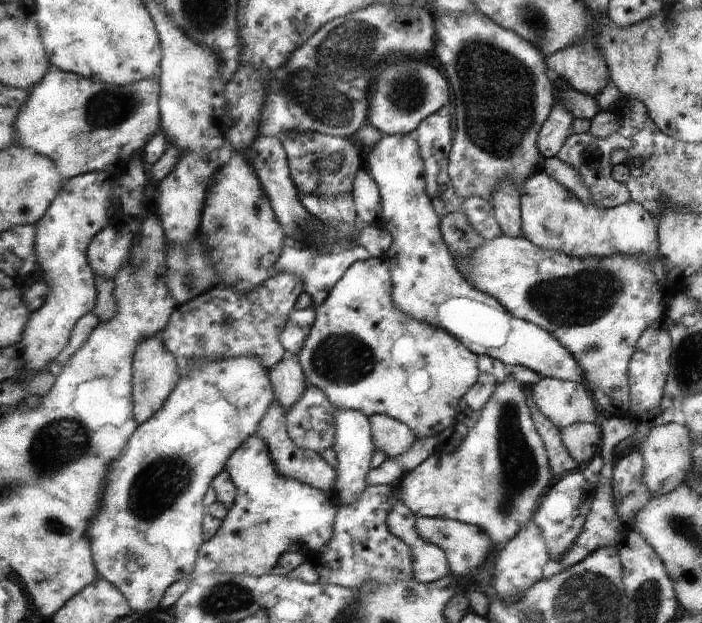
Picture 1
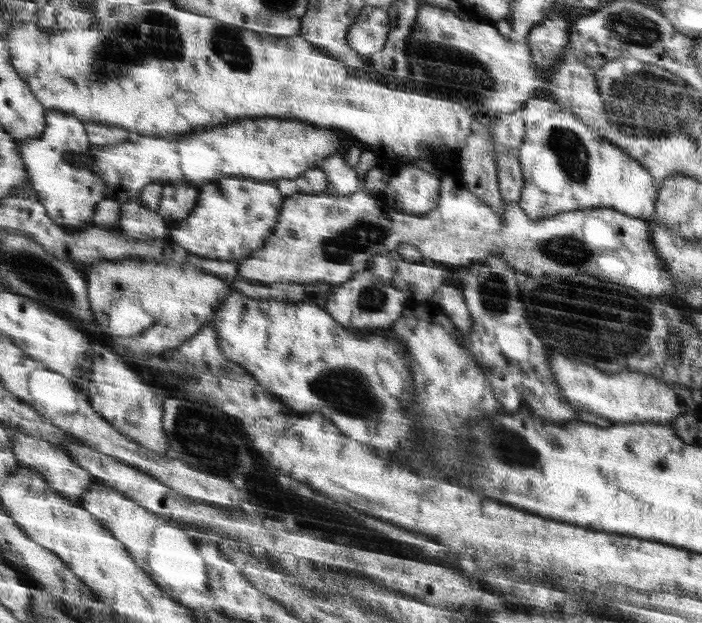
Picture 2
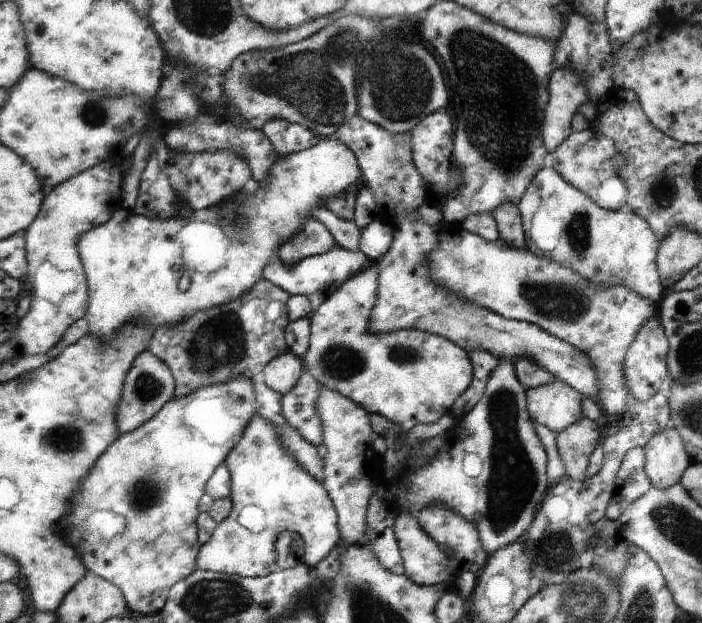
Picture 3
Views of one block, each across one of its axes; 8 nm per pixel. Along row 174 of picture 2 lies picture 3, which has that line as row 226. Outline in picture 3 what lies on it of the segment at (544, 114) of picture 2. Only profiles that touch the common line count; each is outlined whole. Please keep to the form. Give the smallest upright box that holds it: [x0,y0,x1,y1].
[518,166,664,305]

